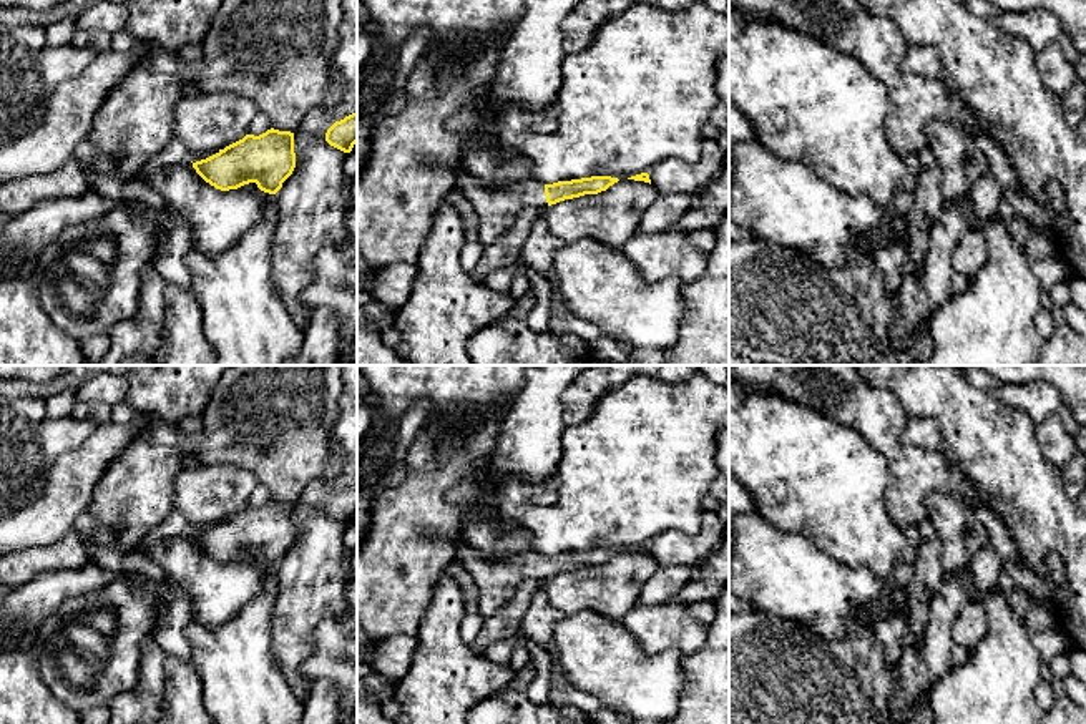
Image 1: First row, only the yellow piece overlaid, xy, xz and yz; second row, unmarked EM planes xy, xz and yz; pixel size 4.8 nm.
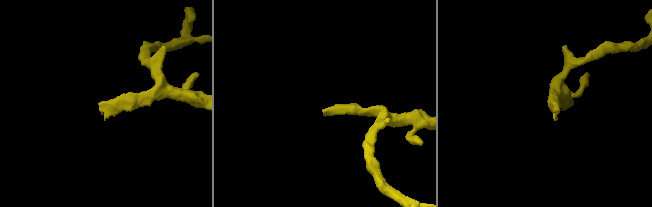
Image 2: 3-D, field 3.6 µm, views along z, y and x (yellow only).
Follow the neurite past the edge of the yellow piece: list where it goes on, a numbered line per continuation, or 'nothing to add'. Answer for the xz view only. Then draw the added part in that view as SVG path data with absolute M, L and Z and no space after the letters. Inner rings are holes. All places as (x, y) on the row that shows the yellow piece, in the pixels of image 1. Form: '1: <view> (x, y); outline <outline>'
1: xz (497, 205); outline M460 163L453 189L473 204L482 227L482 242L493 242L528 208L548 208L545 183L538 179L482 183Z

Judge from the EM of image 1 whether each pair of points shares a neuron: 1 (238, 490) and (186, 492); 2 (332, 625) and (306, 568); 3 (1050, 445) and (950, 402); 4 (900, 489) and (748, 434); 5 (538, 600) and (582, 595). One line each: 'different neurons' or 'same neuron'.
1: same neuron
2: different neurons
3: different neurons
4: different neurons
5: different neurons

